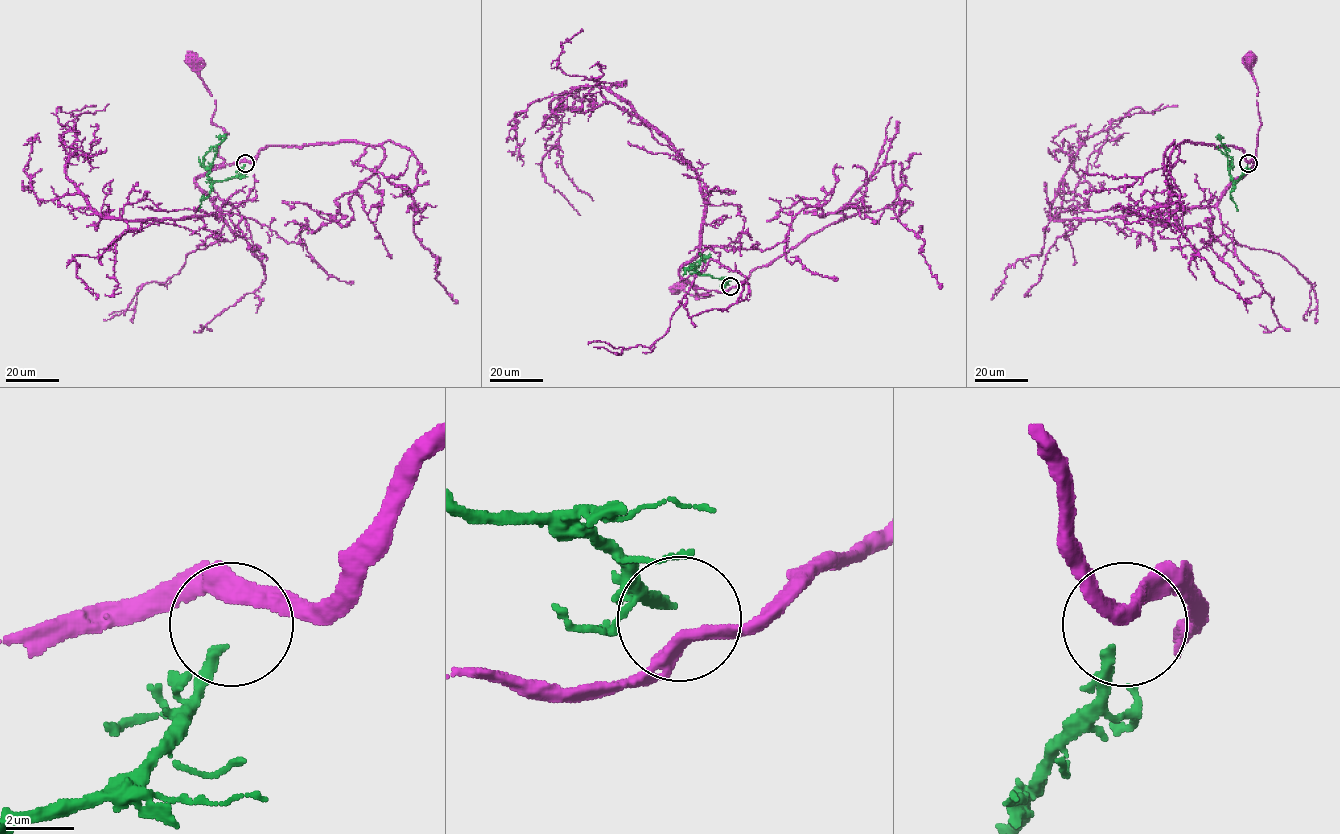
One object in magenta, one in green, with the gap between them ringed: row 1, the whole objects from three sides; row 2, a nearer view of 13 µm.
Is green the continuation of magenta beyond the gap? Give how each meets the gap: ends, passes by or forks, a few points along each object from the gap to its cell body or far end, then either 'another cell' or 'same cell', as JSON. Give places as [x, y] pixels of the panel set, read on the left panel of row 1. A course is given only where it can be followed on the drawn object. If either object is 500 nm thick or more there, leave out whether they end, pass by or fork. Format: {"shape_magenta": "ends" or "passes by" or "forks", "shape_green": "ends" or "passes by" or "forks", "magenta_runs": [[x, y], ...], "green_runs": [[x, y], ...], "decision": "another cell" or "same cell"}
{"shape_magenta": "passes by", "shape_green": "ends", "magenta_runs": [[245, 161], [209, 171], [223, 161], [217, 149], [226, 132], [211, 122], [215, 102], [194, 58]], "green_runs": [[245, 165], [235, 176], [212, 181], [207, 176], [209, 168], [203, 165], [203, 158], [224, 139], [215, 135]], "decision": "another cell"}

